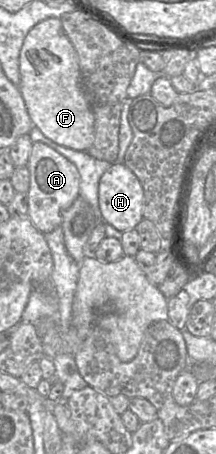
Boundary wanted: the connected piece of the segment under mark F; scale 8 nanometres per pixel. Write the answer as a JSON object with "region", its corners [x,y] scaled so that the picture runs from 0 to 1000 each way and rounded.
{"region":[[[273,40],[208,42],[130,70],[93,112],[88,159],[88,198],[157,278],[269,319],[403,333],[435,313],[440,260],[380,192],[356,115]]]}

